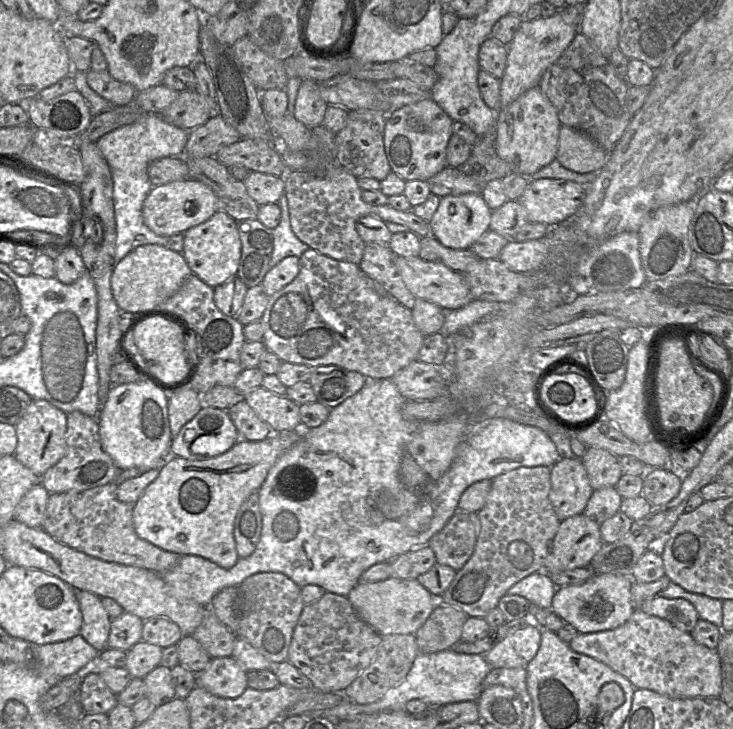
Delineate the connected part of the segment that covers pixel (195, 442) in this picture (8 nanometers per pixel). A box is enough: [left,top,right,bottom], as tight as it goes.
[170,406,240,460]

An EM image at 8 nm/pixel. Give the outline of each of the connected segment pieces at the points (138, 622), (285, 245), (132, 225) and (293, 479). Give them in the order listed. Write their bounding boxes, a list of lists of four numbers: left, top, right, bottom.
[[107,612,144,651],[270,187,310,269],[96,113,189,263],[161,378,562,607]]

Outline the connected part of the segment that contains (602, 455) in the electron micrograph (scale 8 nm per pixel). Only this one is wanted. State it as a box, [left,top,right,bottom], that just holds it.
[581,448,623,491]

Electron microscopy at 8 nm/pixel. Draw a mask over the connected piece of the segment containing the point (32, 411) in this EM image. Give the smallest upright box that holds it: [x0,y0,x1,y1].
[14,400,67,476]

